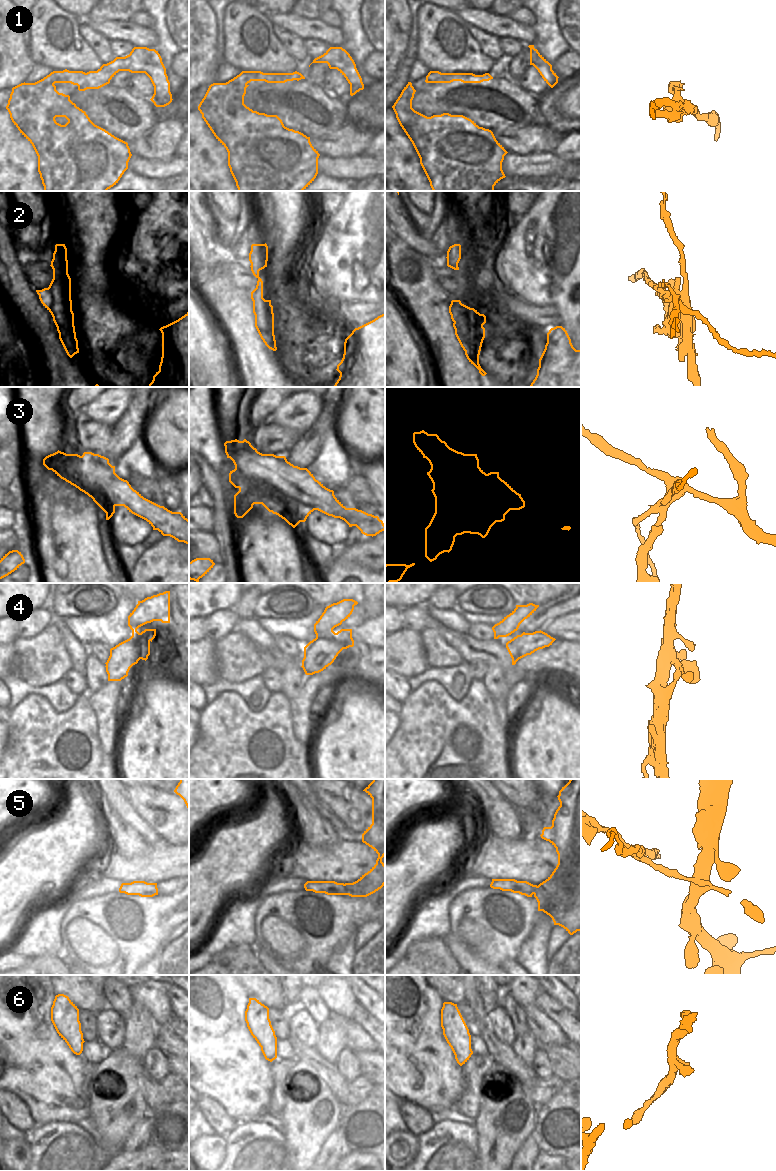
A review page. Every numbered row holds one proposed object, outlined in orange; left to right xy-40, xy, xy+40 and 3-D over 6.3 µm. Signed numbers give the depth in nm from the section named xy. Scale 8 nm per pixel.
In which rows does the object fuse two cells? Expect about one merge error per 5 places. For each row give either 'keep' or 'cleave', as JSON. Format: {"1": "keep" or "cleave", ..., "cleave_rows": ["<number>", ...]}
{"1": "keep", "2": "cleave", "3": "cleave", "4": "keep", "5": "cleave", "6": "keep", "cleave_rows": ["2", "3", "5"]}

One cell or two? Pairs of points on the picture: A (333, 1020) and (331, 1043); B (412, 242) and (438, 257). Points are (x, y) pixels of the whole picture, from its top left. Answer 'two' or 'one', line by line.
A: one
B: one

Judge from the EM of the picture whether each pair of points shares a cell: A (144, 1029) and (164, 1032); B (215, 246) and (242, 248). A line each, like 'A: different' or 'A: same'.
A: different
B: different

